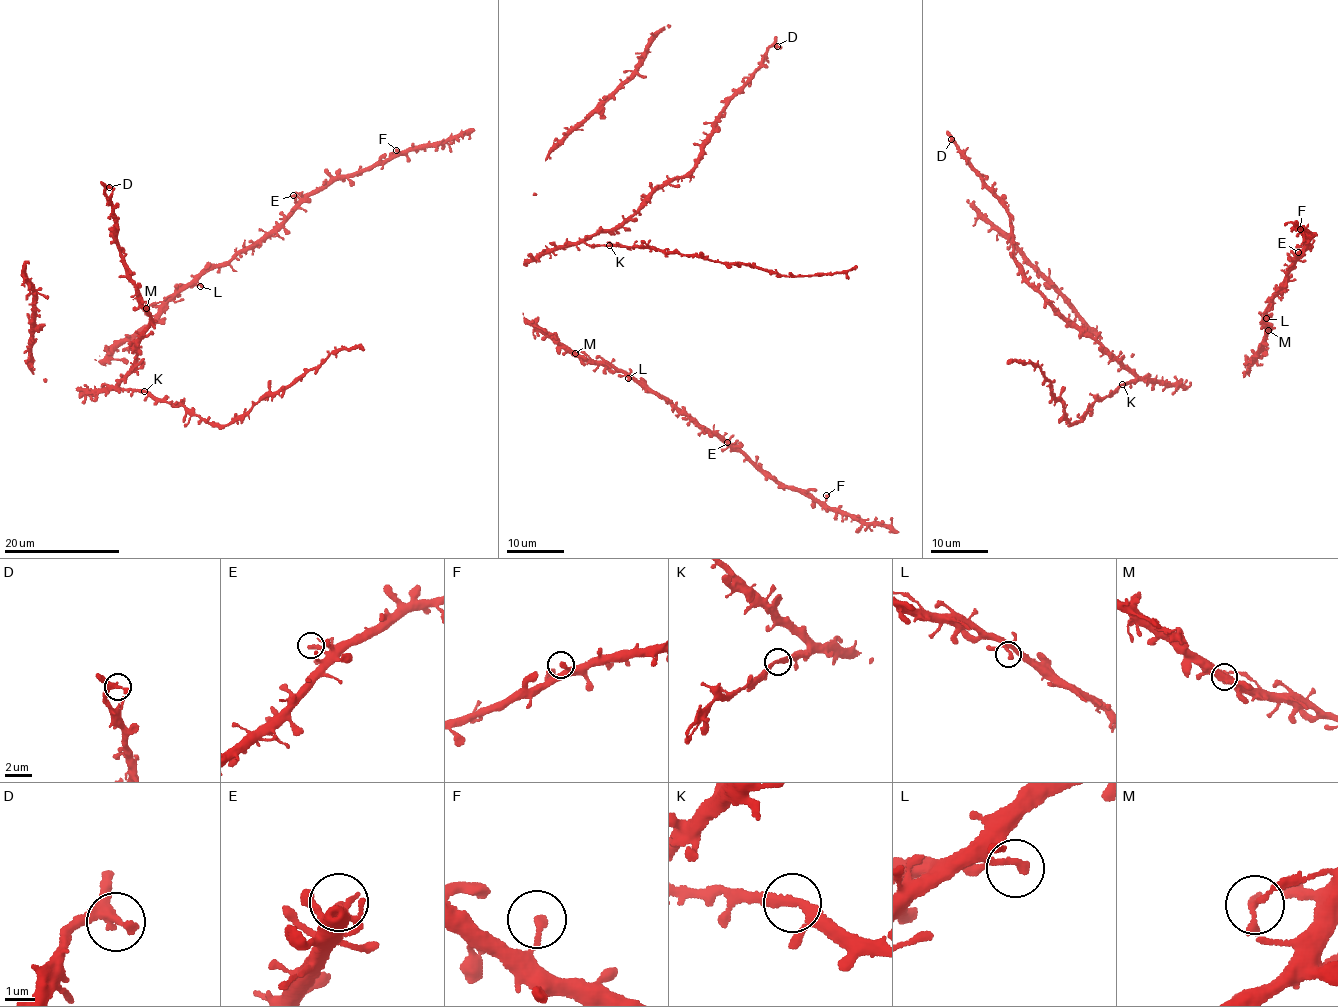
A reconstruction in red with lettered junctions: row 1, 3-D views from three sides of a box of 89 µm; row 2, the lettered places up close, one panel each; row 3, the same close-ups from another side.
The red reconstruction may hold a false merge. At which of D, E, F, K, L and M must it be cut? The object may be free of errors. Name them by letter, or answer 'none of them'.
none of them

